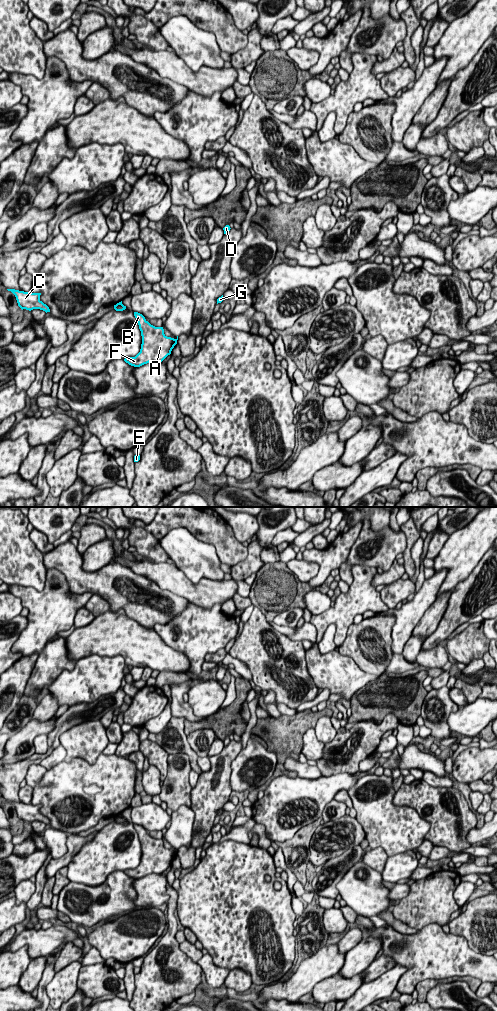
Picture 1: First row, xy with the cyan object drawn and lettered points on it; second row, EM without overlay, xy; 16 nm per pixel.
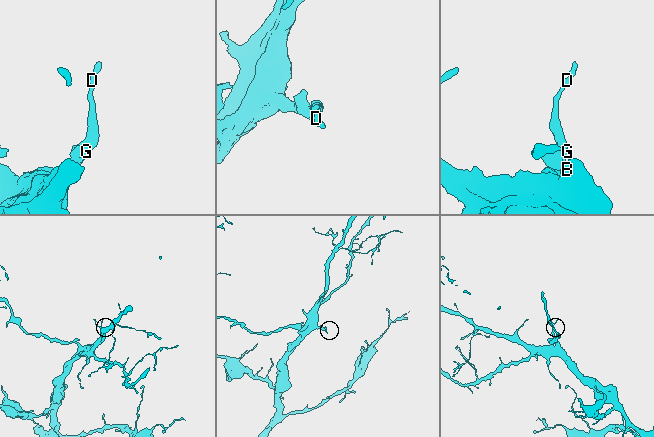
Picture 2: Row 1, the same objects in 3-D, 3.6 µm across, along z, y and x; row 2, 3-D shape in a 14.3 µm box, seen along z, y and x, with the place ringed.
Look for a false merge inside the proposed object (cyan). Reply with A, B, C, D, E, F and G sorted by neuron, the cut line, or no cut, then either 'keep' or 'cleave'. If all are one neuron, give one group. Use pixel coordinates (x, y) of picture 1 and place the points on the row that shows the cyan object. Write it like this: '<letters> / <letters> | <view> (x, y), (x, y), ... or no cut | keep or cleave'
A B D E F G / C | xy (117, 303), (122, 304) | cleave

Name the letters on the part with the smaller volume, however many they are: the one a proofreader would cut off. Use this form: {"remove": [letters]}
{"remove": ["C"]}

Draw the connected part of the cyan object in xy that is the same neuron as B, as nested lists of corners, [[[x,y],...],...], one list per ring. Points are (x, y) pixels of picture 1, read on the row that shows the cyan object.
[[[134,312],[134,316],[141,331],[141,349],[135,357],[127,357],[124,361],[134,367],[140,367],[149,362],[162,362],[171,354],[172,349],[177,344],[178,336],[176,339],[167,337],[163,327],[151,325],[138,312]]]

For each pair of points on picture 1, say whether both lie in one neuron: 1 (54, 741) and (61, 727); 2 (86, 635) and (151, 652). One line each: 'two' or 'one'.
1: one
2: one

